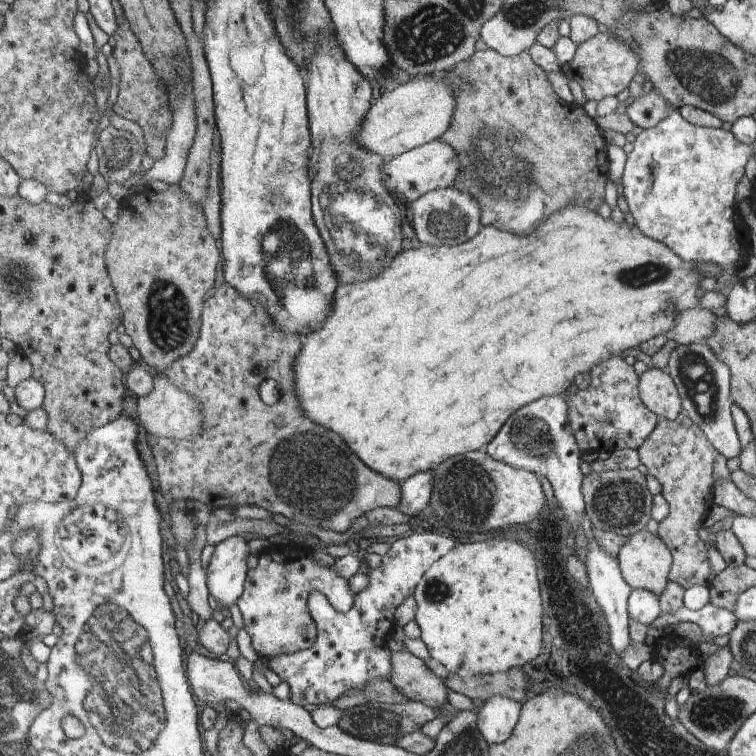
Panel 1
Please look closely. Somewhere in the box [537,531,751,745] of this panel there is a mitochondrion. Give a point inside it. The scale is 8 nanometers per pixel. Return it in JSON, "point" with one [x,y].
{"point":[713,714]}

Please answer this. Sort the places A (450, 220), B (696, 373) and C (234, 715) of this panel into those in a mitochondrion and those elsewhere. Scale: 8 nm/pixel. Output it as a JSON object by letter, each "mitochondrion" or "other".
{"A":"mitochondrion","B":"mitochondrion","C":"other"}

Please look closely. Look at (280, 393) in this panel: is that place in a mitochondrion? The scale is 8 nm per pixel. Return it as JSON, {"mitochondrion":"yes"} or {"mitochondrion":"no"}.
{"mitochondrion":"no"}

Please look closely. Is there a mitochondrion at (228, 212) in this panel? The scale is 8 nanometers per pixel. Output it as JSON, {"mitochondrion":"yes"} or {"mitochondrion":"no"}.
{"mitochondrion":"no"}

